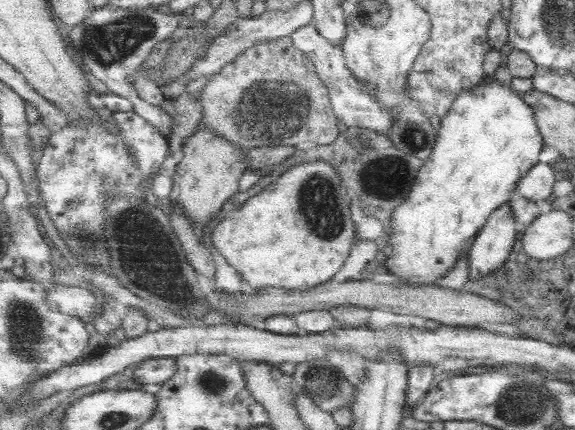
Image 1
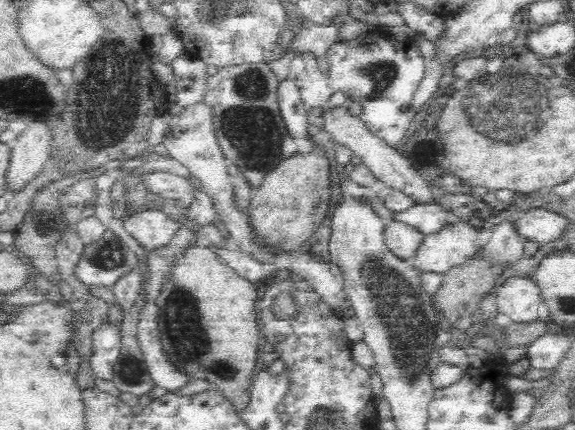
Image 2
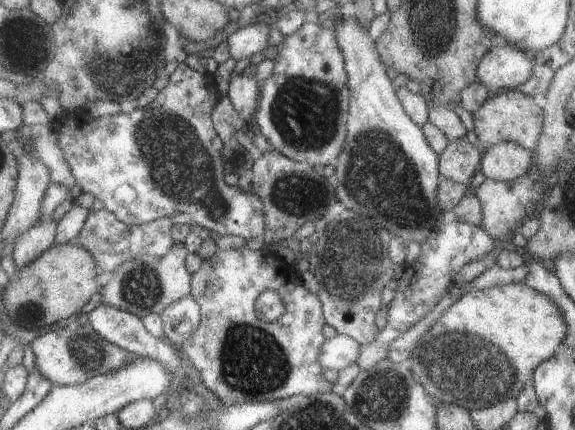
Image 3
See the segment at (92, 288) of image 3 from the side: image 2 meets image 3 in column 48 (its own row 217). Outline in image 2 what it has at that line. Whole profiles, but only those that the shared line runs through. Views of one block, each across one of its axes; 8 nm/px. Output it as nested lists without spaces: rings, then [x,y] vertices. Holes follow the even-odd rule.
[[[312,140],[312,150],[308,154],[300,154],[296,150],[264,174],[248,210],[252,226],[266,240],[266,246],[296,250],[300,246],[306,246],[306,240],[312,238],[320,224],[326,220],[332,208],[330,200],[332,162],[324,146],[318,140]]]

